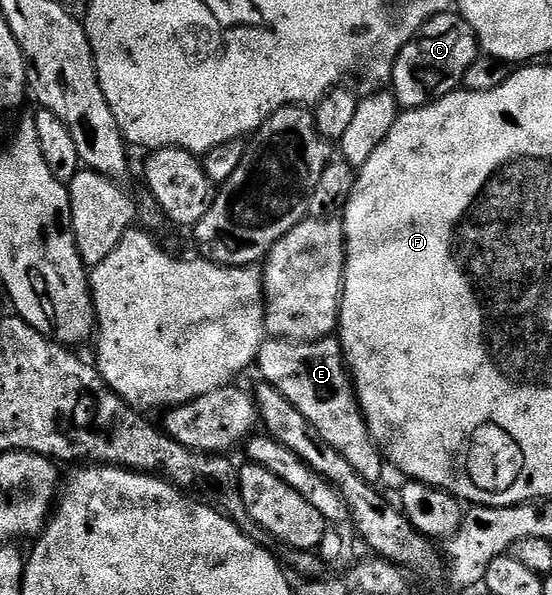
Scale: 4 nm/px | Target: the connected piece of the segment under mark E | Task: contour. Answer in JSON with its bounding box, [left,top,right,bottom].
[257,338,388,485]

